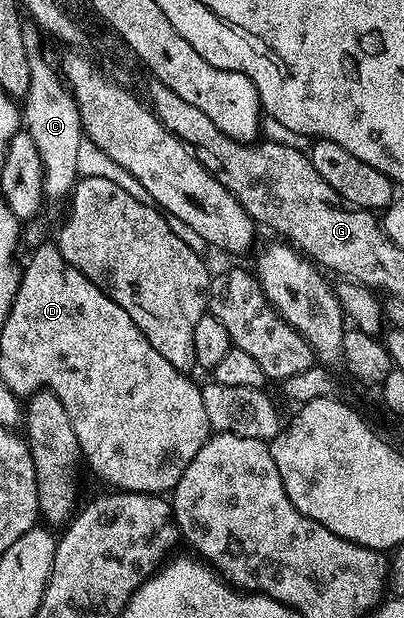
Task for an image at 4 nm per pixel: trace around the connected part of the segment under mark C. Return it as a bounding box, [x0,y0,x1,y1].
[20,25,84,200]

